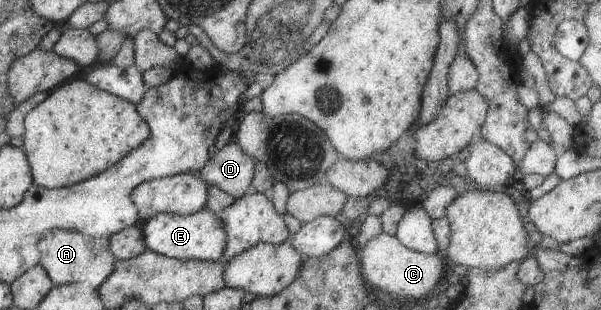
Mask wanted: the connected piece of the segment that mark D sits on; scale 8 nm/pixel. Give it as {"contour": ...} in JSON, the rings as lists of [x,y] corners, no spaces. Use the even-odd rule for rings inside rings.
{"contour":[[[234,139],[207,159],[198,170],[200,178],[215,185],[234,199],[252,191],[252,174],[255,160],[245,154]]]}

